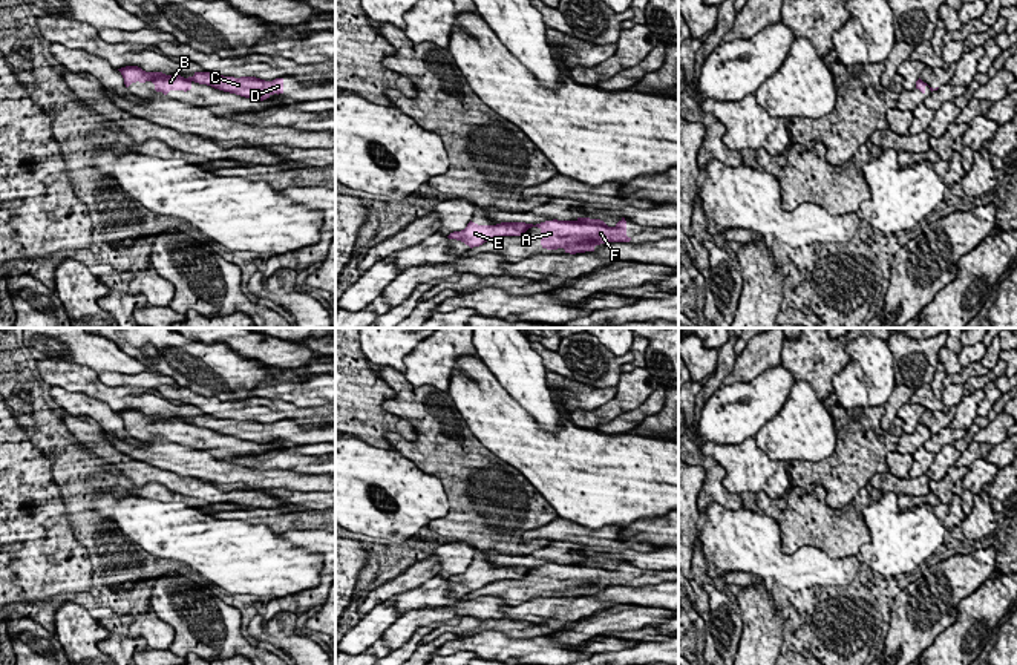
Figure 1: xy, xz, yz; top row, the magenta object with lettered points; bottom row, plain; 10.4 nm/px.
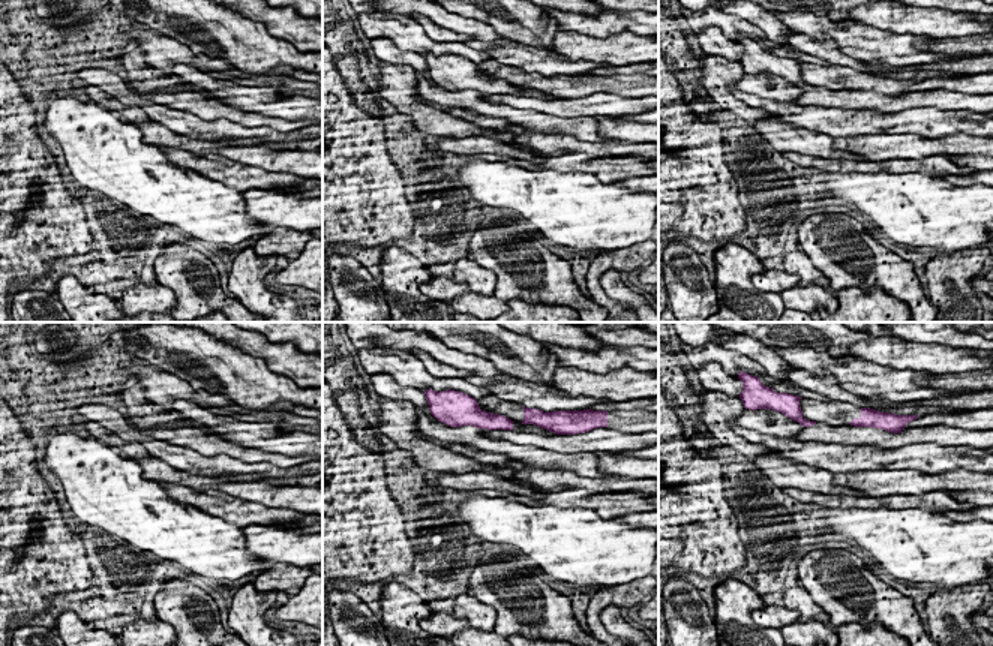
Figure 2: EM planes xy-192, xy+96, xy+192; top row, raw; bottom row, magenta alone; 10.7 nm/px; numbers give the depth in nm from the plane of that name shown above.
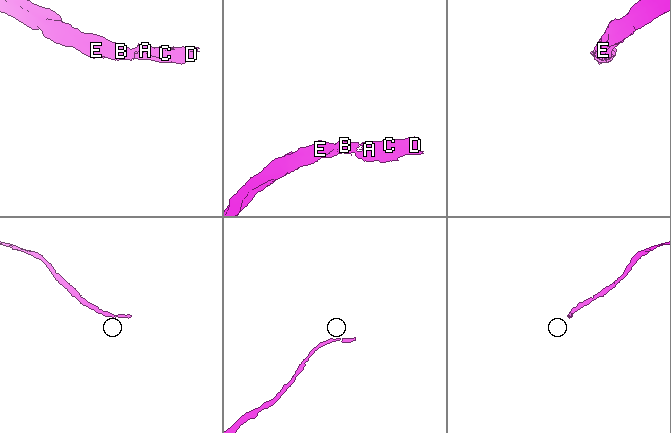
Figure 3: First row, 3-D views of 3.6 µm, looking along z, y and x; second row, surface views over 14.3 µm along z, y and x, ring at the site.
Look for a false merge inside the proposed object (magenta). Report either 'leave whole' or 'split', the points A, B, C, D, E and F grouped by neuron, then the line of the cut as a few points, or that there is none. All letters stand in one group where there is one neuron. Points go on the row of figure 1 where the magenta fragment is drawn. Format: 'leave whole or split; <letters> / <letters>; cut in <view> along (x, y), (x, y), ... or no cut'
split; A C D F / B E; cut in xy along (186, 78), (190, 81)

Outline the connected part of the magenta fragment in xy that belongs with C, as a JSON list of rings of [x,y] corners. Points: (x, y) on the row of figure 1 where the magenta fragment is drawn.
[[[195,72],[195,75],[187,80],[259,101],[263,101],[274,93],[283,93],[283,78],[265,81],[256,77],[234,78],[216,75],[214,72]]]

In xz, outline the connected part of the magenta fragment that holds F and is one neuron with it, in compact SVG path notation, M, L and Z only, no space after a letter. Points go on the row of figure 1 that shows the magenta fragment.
M577 218L576 221L545 221L536 224L541 230L541 245L547 250L564 248L565 253L576 254L594 251L596 245L607 242L629 242L626 236L626 221L622 218L614 227L608 227L600 219Z

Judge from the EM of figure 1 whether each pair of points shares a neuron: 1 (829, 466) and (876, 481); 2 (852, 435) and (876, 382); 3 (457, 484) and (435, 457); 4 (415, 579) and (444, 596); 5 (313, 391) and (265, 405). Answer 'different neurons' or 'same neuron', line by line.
1: different neurons
2: different neurons
3: same neuron
4: different neurons
5: different neurons

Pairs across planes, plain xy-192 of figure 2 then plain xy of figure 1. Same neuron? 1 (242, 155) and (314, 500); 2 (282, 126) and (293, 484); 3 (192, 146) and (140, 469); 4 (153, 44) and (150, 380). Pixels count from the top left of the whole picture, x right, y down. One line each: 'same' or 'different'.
1: different
2: different
3: same
4: same

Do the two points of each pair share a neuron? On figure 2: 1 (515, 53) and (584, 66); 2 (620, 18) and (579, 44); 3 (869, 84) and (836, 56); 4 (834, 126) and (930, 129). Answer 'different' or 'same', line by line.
1: same
2: different
3: different
4: same

